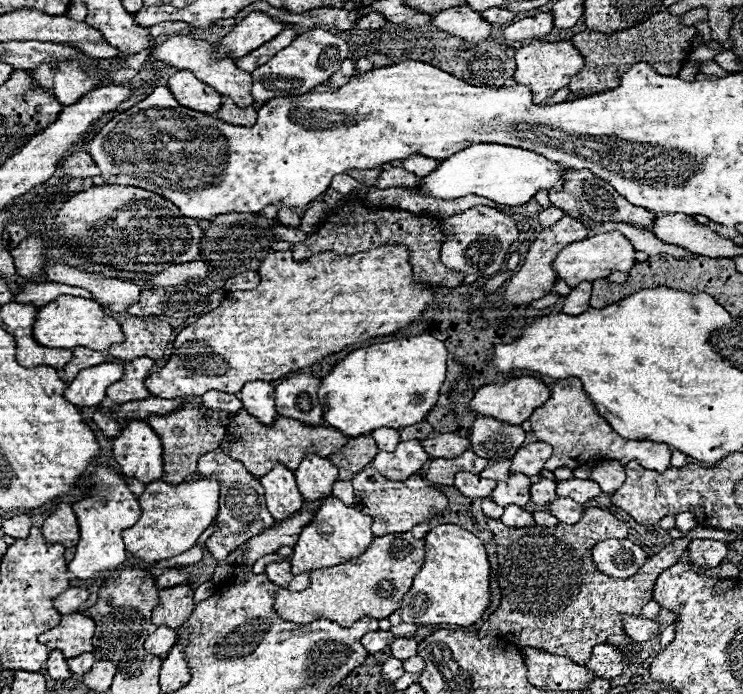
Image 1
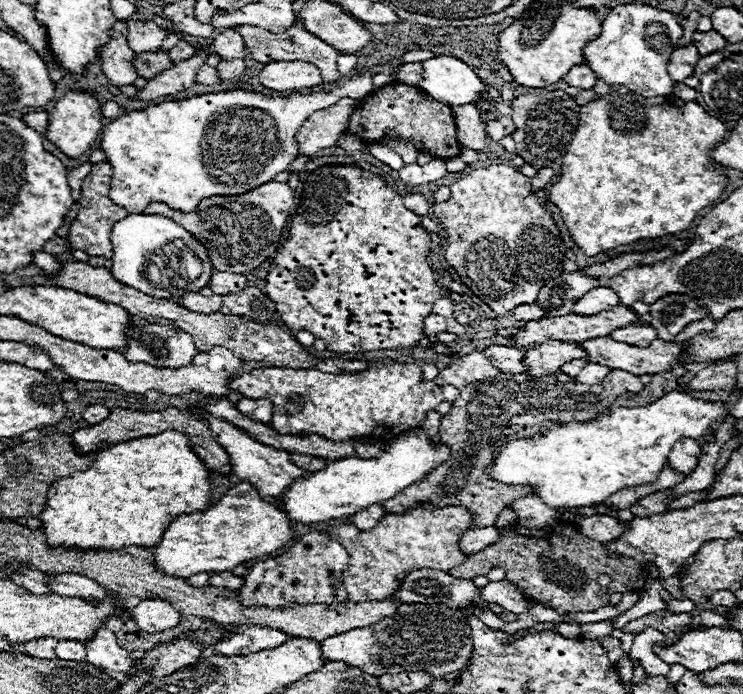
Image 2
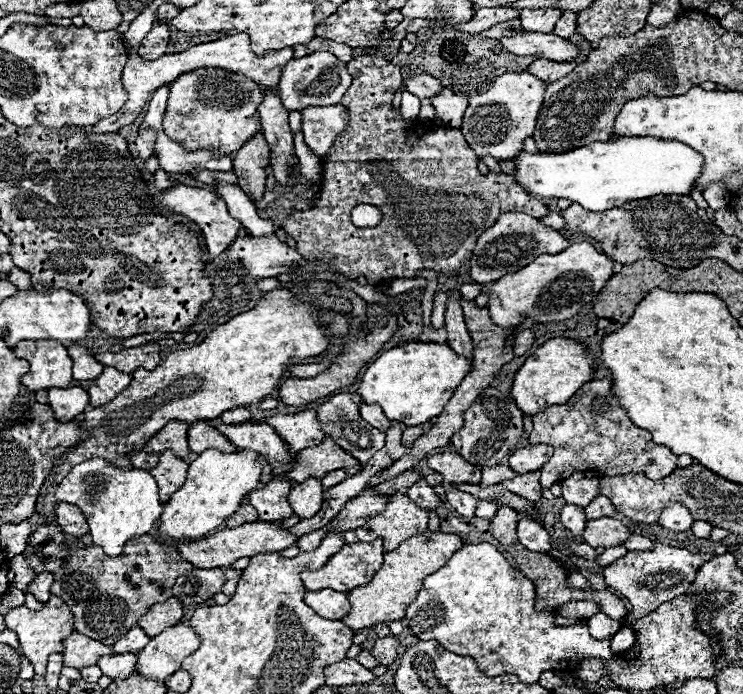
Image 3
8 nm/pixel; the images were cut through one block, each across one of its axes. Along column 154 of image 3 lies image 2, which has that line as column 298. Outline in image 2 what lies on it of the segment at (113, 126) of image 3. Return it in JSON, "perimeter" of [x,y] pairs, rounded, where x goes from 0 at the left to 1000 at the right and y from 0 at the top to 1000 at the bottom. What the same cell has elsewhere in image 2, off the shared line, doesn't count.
{"perimeter":[[[409,86],[363,89],[347,107],[347,115],[369,133],[409,133],[433,121],[428,95]]]}

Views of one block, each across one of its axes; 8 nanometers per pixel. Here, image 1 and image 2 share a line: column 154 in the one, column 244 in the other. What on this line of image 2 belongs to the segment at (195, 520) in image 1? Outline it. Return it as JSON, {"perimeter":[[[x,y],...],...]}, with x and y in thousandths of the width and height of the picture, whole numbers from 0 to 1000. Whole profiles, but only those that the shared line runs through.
{"perimeter":[[[323,695],[277,738],[240,744],[223,761],[218,781],[202,790],[202,795],[210,798],[210,816],[223,827],[256,833],[266,824],[304,824],[336,804],[369,798],[385,787],[393,772],[396,761],[388,741],[374,732],[374,726],[358,723],[347,712],[345,700],[336,695]]]}

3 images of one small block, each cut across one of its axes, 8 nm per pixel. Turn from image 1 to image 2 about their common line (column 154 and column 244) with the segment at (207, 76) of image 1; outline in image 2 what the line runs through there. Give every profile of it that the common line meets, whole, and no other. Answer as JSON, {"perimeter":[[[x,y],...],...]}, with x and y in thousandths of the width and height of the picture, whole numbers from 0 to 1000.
{"perimeter":[[[307,40],[291,49],[285,61],[285,72],[293,75],[296,84],[331,84],[334,81],[334,69],[326,52],[315,40]]]}

